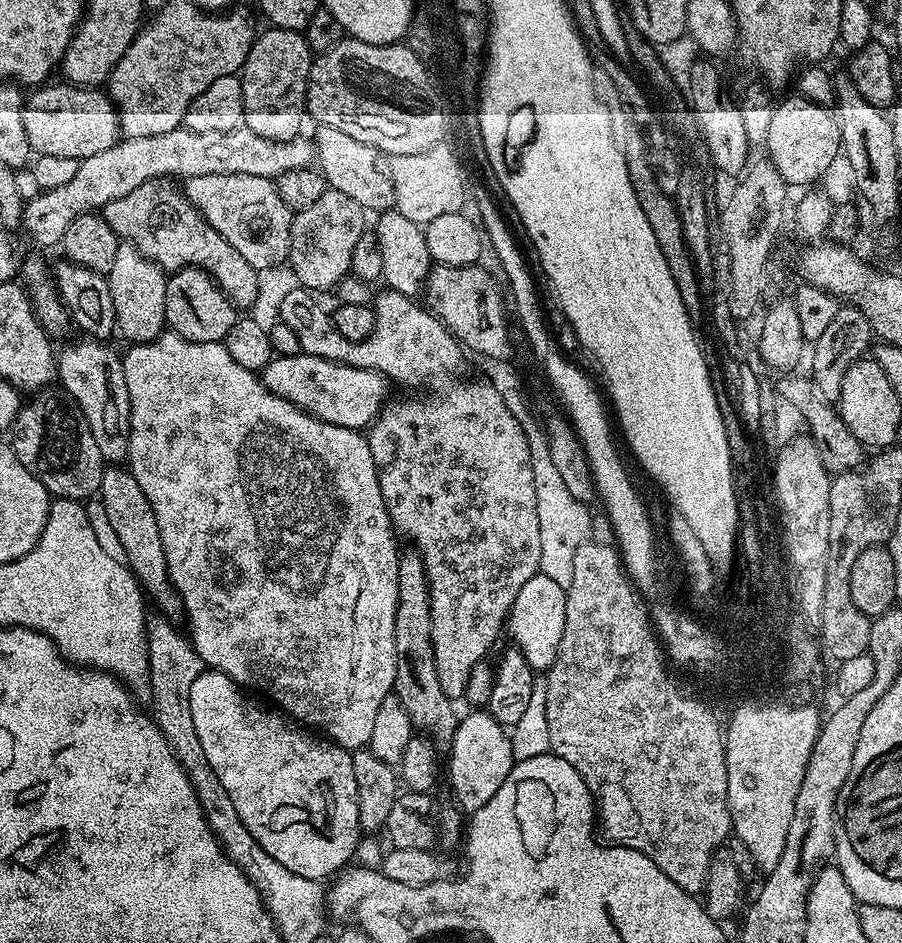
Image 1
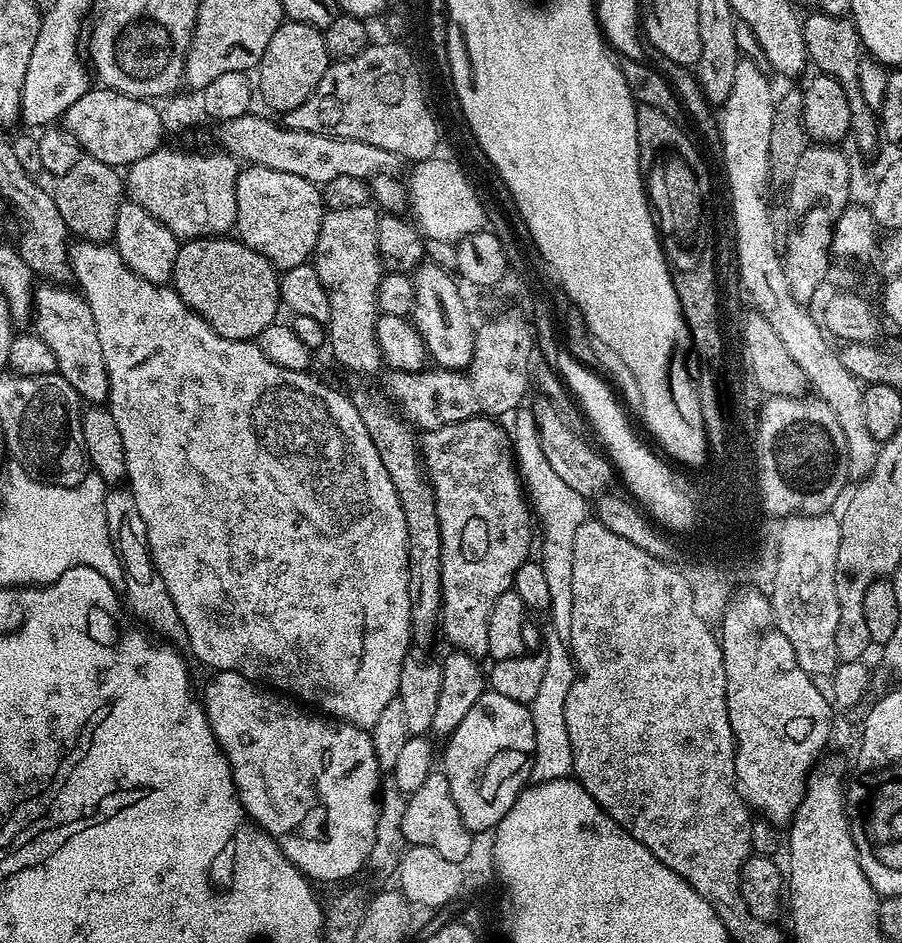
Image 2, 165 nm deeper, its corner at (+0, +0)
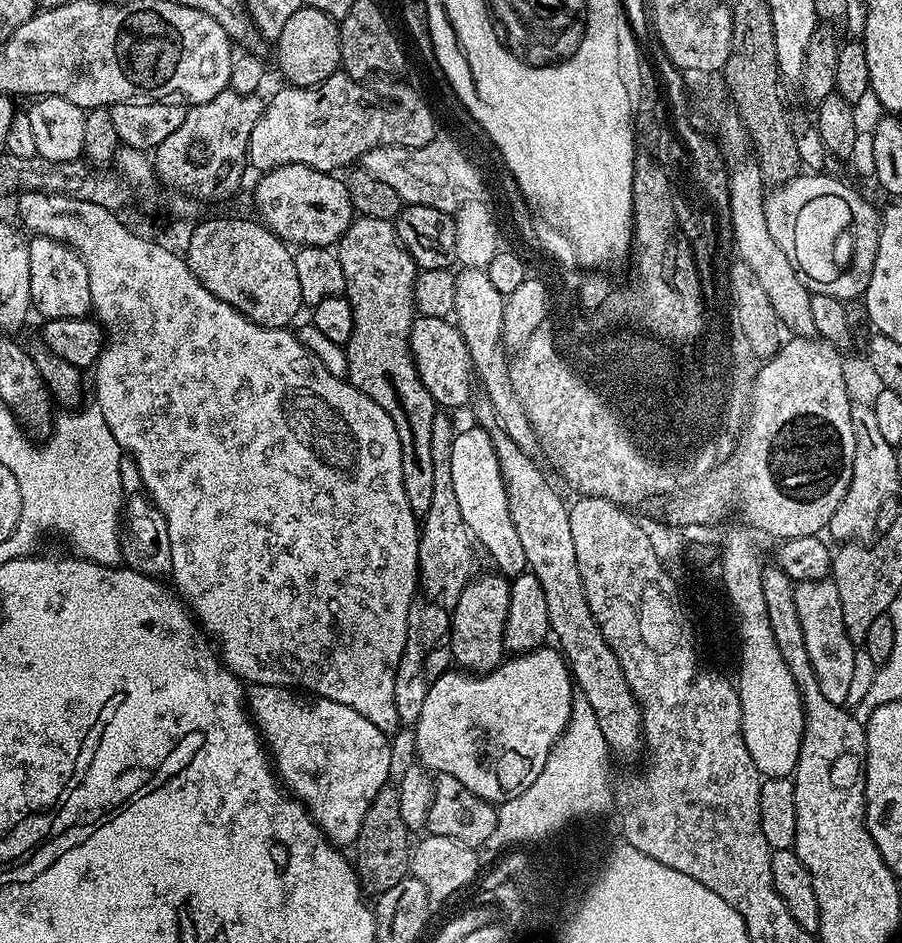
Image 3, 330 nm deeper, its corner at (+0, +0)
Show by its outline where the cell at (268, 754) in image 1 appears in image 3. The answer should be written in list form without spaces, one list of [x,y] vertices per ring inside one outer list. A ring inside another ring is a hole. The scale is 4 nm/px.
[[[253,684],[246,692],[246,707],[261,741],[266,745],[279,783],[308,809],[317,826],[333,844],[355,845],[358,830],[362,830],[362,818],[366,818],[366,810],[370,810],[370,802],[374,802],[378,790],[390,780],[389,733],[378,730],[374,722],[362,718],[358,710],[342,706],[342,702],[291,688]]]

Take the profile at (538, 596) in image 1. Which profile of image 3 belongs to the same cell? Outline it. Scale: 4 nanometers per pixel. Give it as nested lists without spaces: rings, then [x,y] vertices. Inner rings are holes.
[[[461,427],[450,446],[450,478],[454,482],[458,507],[462,509],[462,522],[466,522],[475,543],[488,551],[499,575],[509,578],[521,576],[529,571],[529,567],[518,530],[514,530],[514,518],[510,518],[510,502],[506,498],[506,486],[498,466],[498,454],[494,454],[494,442],[487,428],[471,427]]]

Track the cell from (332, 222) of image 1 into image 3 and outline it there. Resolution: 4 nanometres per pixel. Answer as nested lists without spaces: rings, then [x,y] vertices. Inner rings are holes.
[[[357,215],[353,219],[346,234],[340,239],[338,255],[344,275],[343,295],[347,296],[354,310],[354,334],[350,334],[348,343],[344,345],[344,353],[348,359],[346,379],[355,388],[362,390],[366,398],[378,402],[378,406],[382,406],[386,414],[390,414],[394,430],[398,430],[398,442],[402,446],[402,486],[406,490],[406,502],[410,502],[410,510],[414,510],[417,518],[422,518],[430,510],[434,491],[434,457],[430,455],[430,426],[434,426],[438,405],[416,372],[416,364],[412,360],[410,350],[410,330],[413,320],[418,316],[415,300],[418,267],[408,251],[401,246],[396,236],[395,223],[369,216]]]

